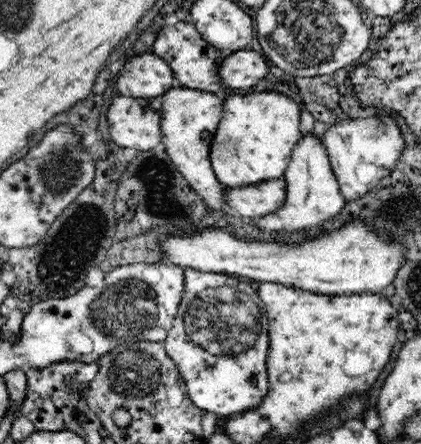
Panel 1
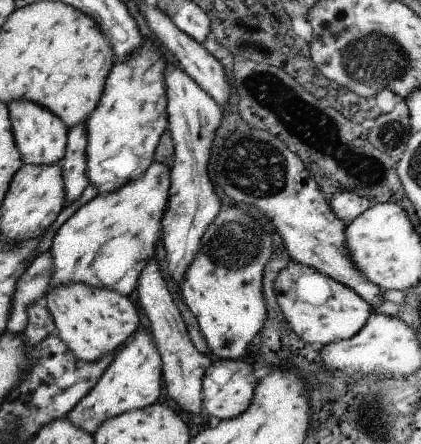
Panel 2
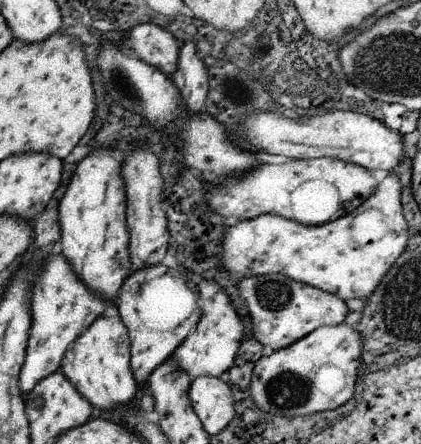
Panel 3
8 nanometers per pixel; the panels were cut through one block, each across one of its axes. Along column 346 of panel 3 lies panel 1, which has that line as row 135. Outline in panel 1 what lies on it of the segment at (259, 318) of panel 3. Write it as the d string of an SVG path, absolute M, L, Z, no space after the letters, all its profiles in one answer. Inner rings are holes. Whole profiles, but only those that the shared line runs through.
M314 134L304 136L296 148L292 150L292 158L288 162L288 168L284 172L286 178L286 198L284 206L260 220L256 220L258 228L266 234L270 232L294 232L294 230L310 230L310 228L322 228L328 220L332 220L344 206L342 188L338 186L338 178L334 176L326 146L320 144Z

